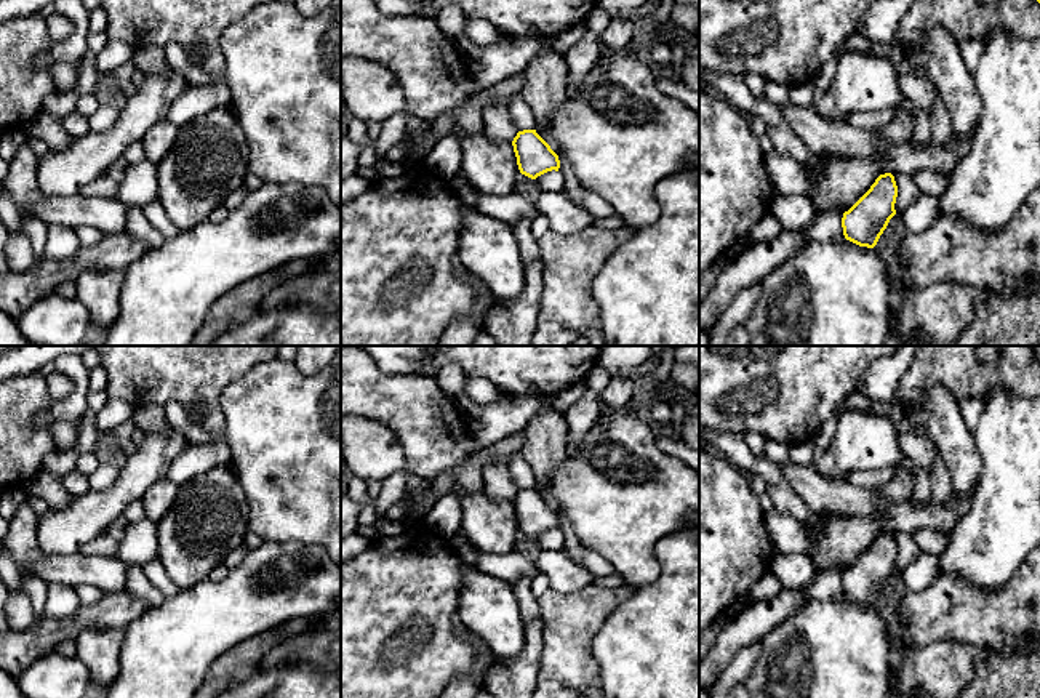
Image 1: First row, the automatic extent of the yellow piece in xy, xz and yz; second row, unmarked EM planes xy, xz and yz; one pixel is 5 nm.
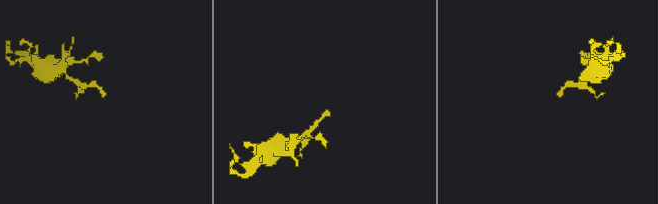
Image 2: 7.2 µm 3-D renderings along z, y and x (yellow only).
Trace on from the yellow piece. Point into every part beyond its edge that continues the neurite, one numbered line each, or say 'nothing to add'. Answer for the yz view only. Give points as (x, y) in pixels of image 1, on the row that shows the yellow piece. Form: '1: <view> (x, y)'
1: yz (840, 183)

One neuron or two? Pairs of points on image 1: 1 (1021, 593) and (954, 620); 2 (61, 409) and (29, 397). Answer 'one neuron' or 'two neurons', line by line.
1: one neuron
2: two neurons

